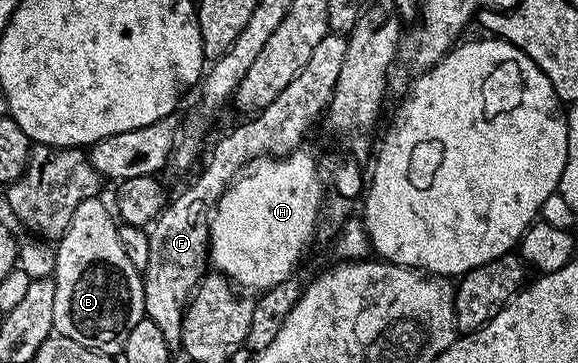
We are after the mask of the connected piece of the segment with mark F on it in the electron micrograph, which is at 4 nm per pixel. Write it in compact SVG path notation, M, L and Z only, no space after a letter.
M328 34L320 38L304 70L300 70L300 74L296 74L284 90L280 90L268 107L243 119L246 120L243 124L236 125L227 136L220 137L202 173L175 200L173 197L154 220L148 232L148 266L142 272L145 319L156 322L172 346L181 345L182 315L186 313L186 305L202 277L208 272L210 218L218 207L219 198L248 162L261 156L281 158L303 147L305 140L302 139L309 134L310 127L317 120L319 123L330 107L330 99L336 90L336 78L340 78L340 69L344 67L344 54L348 54L346 41L347 37L342 34Z

